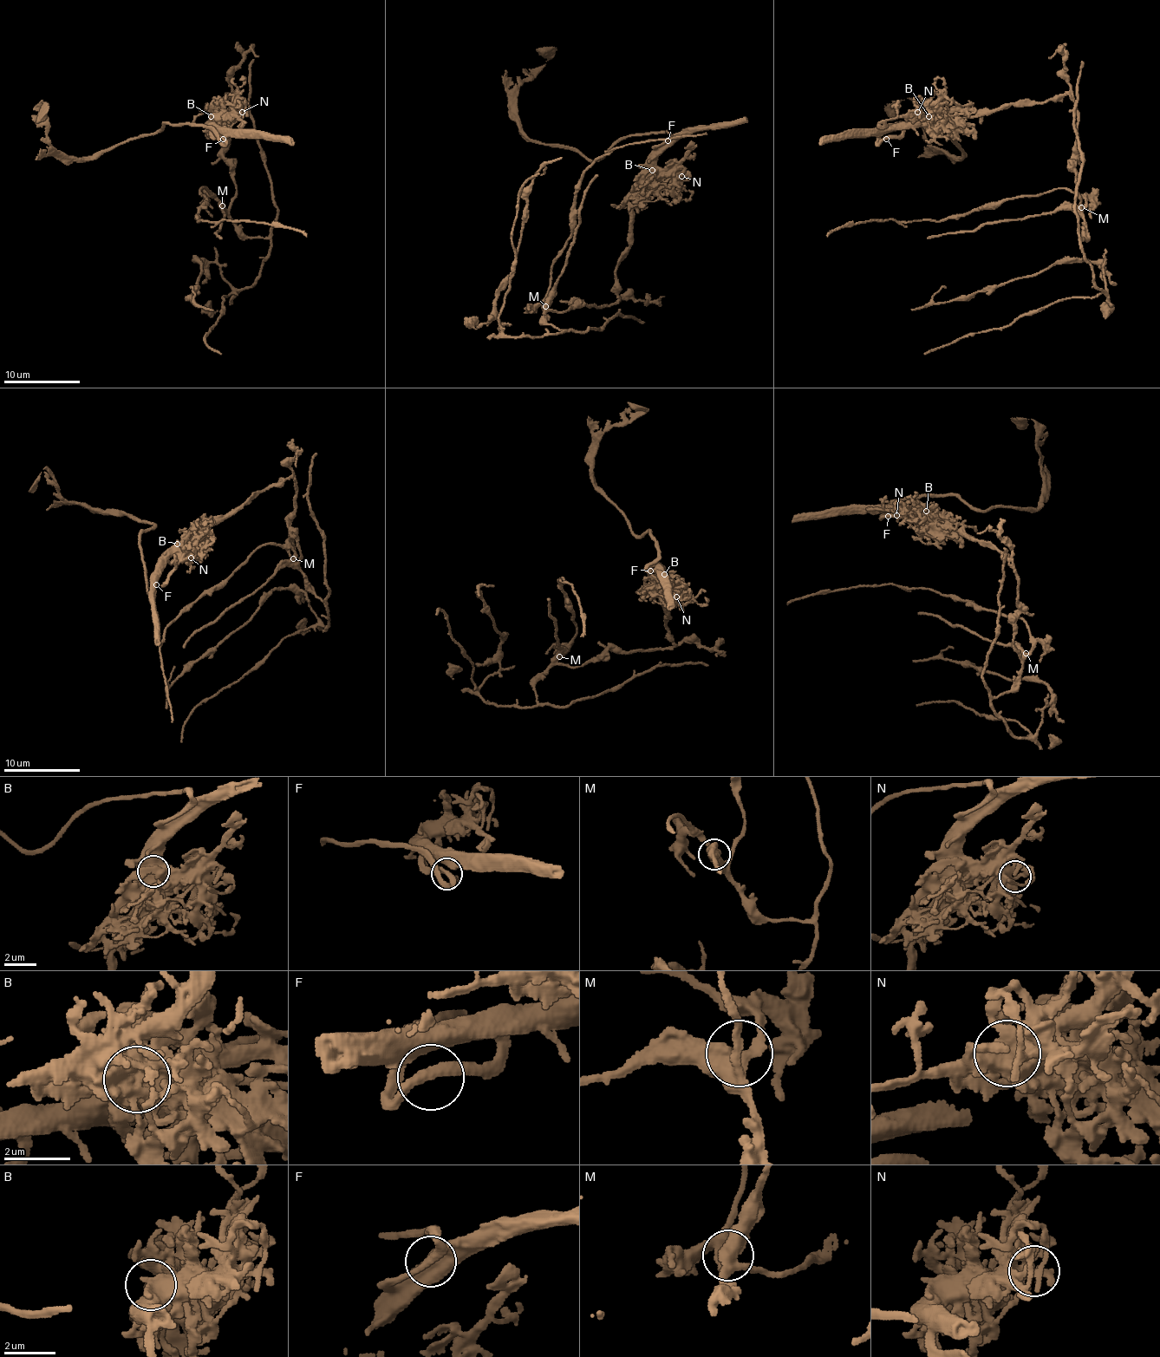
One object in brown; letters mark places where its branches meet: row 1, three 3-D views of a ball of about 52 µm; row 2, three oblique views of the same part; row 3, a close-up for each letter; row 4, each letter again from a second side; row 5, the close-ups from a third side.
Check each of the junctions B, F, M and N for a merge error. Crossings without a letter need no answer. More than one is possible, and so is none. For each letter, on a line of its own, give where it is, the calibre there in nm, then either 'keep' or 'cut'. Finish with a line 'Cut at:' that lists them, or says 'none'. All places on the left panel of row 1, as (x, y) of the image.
B: (211, 116) | 900 nm | cut
F: (223, 139) | 280 nm | keep
M: (222, 205) | 360 nm | keep
N: (242, 112) | 240 nm | keep
Cut at: B

